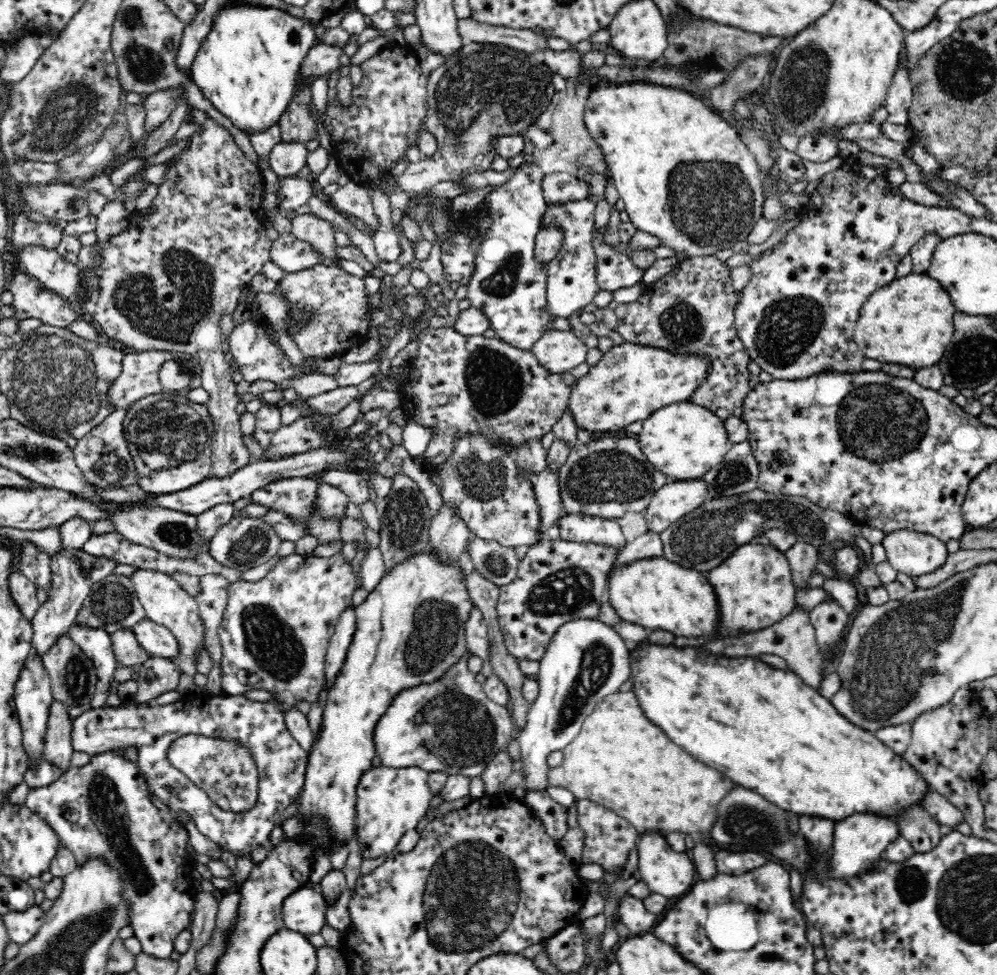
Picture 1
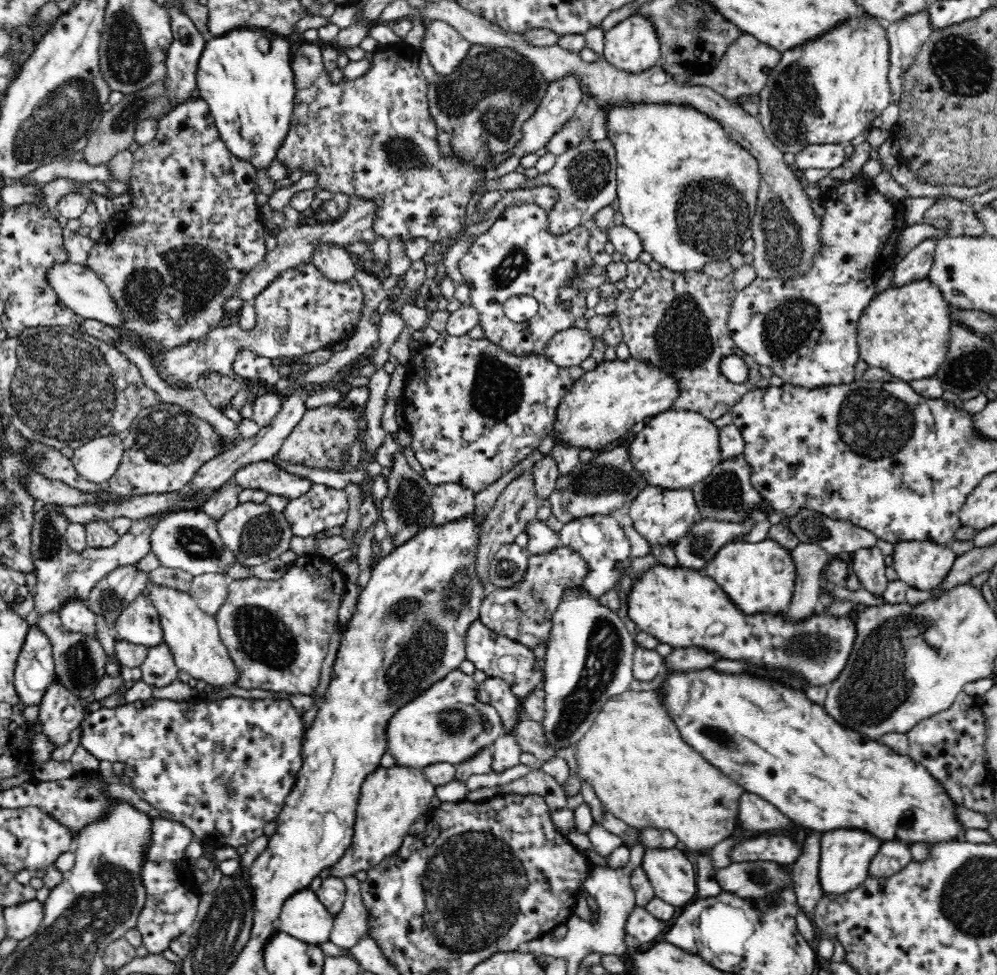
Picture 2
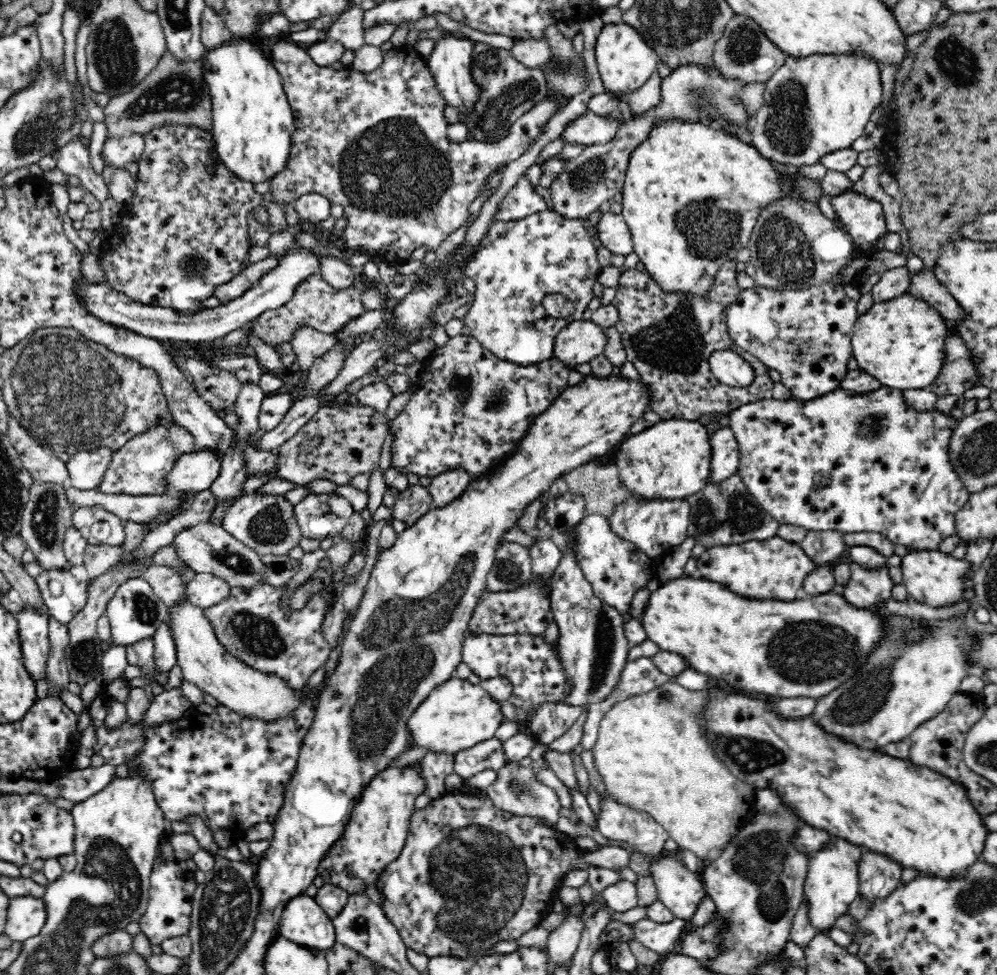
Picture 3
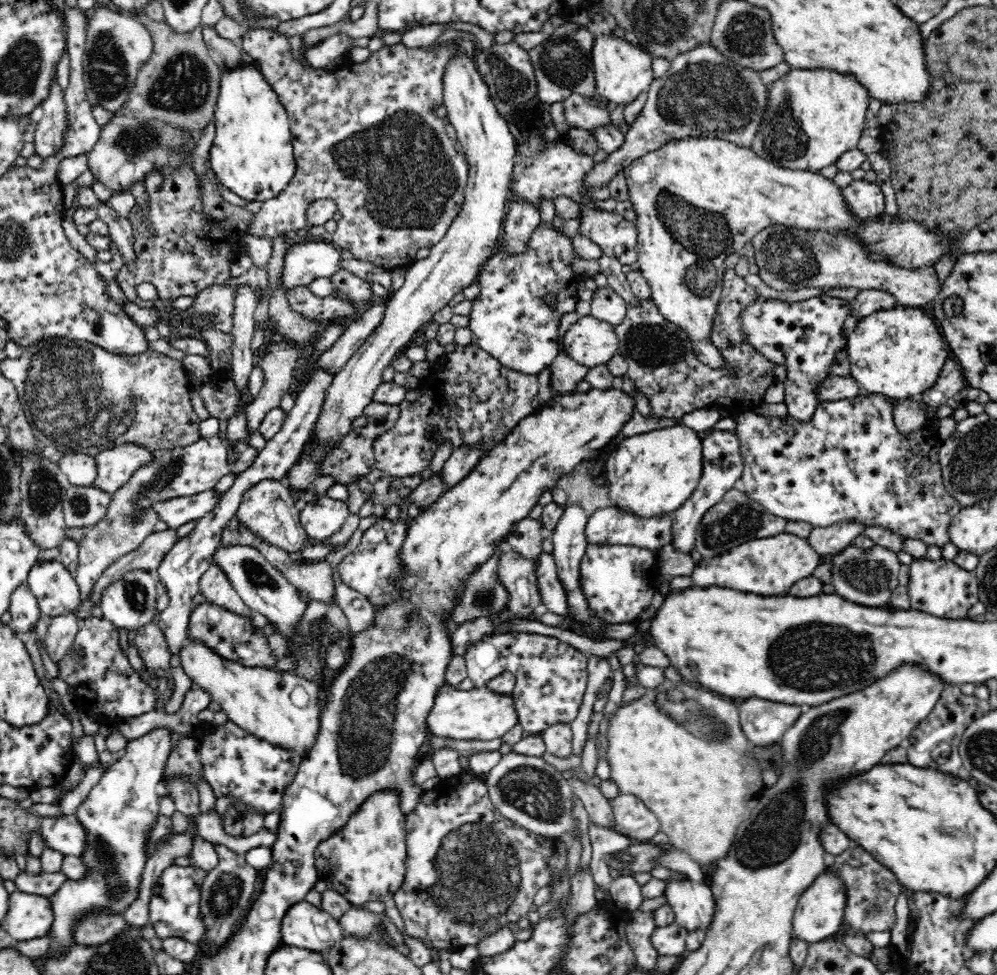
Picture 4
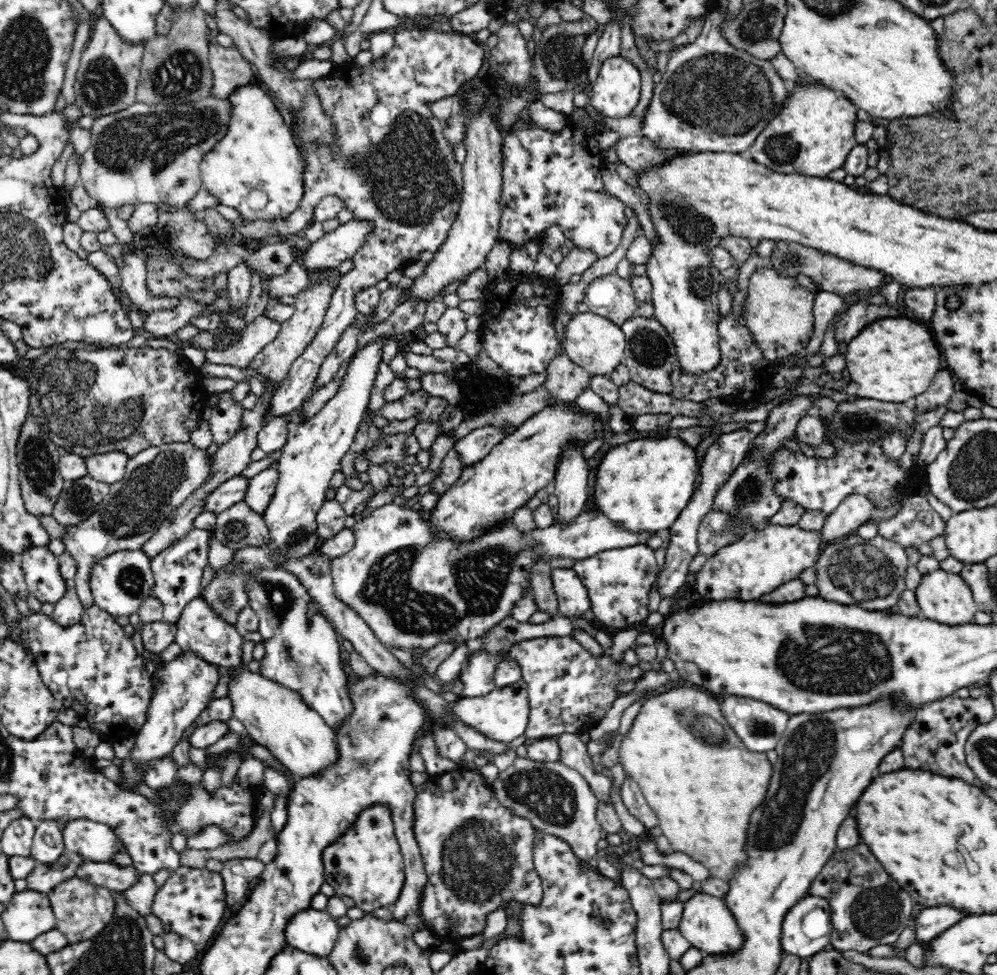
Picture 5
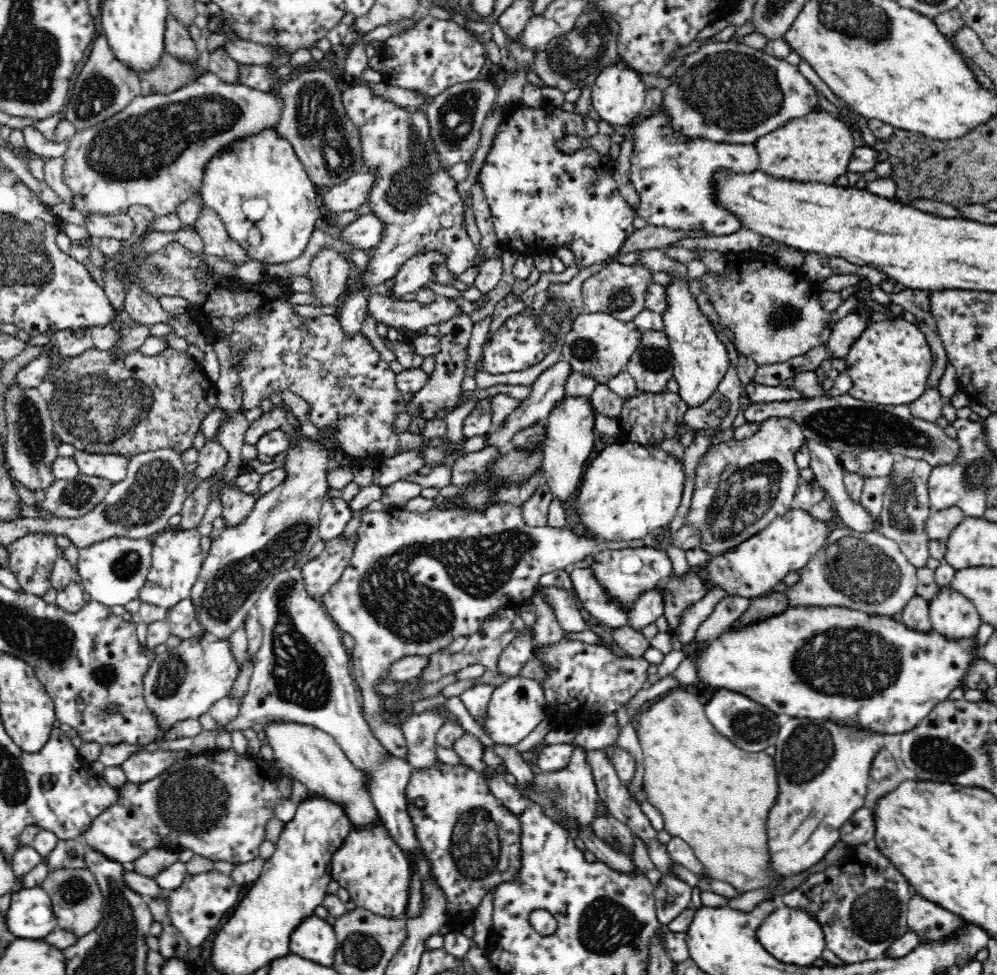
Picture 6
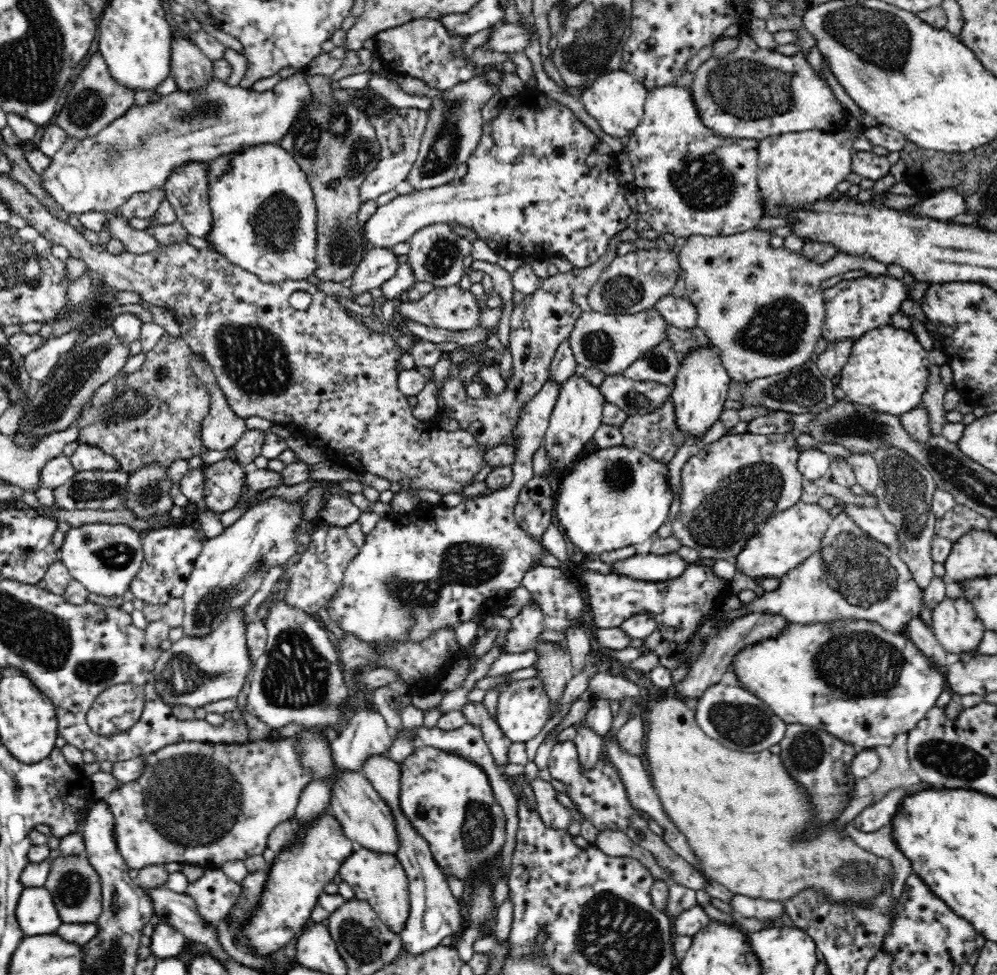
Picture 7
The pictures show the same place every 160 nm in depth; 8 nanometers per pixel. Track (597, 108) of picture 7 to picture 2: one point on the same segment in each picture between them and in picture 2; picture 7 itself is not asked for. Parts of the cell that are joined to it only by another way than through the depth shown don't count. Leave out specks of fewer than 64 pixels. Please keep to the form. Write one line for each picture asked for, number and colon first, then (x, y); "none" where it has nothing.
2: (632, 46)
3: (625, 62)
4: (622, 70)
5: (615, 92)
6: (618, 94)

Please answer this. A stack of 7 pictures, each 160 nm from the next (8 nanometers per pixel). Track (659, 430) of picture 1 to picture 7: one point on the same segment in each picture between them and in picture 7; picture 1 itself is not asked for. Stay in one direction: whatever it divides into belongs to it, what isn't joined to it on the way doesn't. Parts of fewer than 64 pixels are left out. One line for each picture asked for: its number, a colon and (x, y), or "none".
2: (677, 449)
3: (671, 460)
4: (650, 475)
5: (641, 486)
6: (628, 492)
7: (615, 497)

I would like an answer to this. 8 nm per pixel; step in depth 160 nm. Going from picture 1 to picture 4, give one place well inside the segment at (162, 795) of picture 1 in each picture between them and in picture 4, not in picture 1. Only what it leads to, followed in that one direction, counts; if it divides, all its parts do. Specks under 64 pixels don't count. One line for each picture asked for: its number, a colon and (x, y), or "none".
2: (223, 769)
3: (231, 770)
4: (234, 763)

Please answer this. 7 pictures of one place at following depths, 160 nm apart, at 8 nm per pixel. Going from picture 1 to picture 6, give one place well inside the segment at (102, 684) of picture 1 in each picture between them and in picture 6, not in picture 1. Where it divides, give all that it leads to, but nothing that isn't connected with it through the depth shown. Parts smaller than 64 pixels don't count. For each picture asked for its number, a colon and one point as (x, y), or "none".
2: (75, 615)
3: (62, 595)
4: (53, 586)
5: (42, 576)
6: (31, 558)

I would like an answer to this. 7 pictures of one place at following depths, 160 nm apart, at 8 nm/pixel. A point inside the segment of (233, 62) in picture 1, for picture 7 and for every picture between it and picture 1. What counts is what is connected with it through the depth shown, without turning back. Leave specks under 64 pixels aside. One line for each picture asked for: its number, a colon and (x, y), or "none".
2: (245, 76)
3: (253, 123)
4: (252, 155)
5: (257, 168)
6: (259, 188)
7: (263, 211)

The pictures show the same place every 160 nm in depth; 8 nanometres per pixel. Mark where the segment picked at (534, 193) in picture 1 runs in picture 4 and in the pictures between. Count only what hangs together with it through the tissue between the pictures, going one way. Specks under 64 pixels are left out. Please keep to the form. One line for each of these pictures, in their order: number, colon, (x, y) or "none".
2: (519, 254)
3: (517, 263)
4: (510, 319)

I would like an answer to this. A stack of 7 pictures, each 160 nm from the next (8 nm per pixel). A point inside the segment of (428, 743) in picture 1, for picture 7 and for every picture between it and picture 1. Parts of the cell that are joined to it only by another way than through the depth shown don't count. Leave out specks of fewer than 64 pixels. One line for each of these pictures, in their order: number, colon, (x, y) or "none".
2: (447, 723)
3: (457, 715)
4: (481, 714)
5: (502, 715)
6: (517, 706)
7: (523, 708)

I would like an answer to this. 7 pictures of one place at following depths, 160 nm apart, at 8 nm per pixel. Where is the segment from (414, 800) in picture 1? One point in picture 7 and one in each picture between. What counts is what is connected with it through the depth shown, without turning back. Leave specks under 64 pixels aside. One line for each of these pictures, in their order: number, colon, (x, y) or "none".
2: (391, 799)
3: (374, 837)
4: (364, 861)
5: (366, 863)
6: (369, 865)
7: (380, 879)

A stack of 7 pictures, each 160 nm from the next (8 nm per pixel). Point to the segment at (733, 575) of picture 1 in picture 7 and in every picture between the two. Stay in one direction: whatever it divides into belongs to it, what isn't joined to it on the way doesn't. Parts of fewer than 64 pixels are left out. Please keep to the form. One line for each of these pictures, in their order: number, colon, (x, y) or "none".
2: (760, 577)
3: (775, 569)
4: (768, 566)
5: (761, 561)
6: (753, 568)
7: (788, 539)

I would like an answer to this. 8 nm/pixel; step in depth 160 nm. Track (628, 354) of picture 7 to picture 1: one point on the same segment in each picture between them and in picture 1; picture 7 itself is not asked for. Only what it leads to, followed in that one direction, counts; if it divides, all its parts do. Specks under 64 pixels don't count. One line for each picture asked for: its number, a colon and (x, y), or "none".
1: (559, 351)
2: (572, 346)
3: (578, 342)
4: (589, 341)
5: (593, 342)
6: (598, 345)

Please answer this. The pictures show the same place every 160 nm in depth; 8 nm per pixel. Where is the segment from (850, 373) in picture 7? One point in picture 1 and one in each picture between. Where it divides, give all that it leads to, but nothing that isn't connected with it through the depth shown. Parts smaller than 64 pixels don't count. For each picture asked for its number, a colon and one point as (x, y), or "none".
1: (909, 321)
2: (905, 330)
3: (901, 342)
4: (899, 353)
5: (894, 359)
6: (889, 364)

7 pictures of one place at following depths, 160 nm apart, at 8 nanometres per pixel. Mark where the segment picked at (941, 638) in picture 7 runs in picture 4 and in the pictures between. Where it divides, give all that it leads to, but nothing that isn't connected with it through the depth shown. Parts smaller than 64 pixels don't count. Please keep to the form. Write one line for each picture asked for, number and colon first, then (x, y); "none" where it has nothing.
4: (941, 588)
5: (943, 597)
6: (952, 615)

